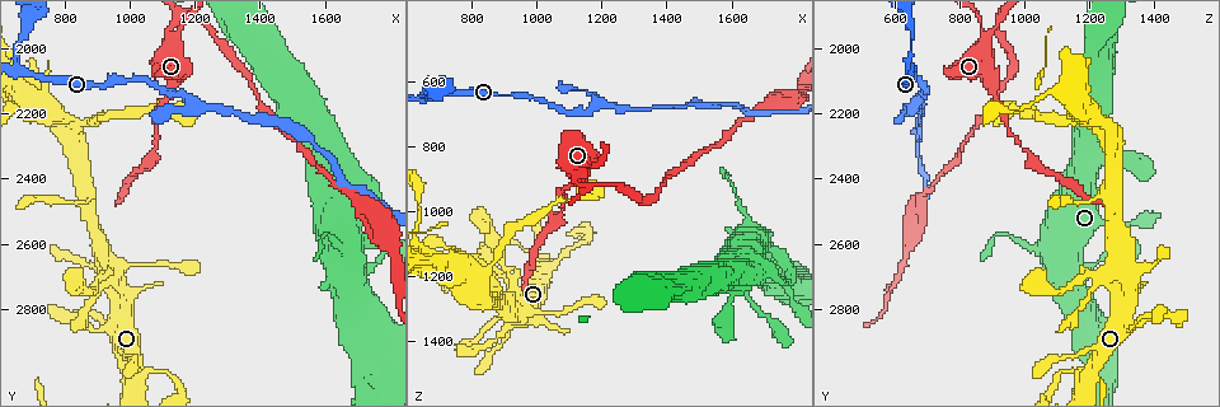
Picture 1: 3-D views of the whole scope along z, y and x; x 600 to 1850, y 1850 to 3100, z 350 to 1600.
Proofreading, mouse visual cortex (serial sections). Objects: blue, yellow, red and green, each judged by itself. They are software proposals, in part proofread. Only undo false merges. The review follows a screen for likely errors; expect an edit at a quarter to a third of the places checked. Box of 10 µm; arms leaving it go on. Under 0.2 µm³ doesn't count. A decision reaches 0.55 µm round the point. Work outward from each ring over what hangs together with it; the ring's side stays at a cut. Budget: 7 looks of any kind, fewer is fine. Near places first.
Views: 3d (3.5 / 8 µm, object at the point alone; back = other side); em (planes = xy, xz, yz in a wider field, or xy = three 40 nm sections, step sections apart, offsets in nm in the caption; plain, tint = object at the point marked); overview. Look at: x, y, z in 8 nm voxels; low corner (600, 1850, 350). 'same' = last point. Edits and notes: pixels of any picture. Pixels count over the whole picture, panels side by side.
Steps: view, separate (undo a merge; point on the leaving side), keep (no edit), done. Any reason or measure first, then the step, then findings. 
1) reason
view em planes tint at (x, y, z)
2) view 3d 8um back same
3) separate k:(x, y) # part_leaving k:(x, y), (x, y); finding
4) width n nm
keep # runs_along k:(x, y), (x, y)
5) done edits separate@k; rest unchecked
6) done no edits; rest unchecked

arms run side by side
view 3d 3.5um at (720, 2070, 650)

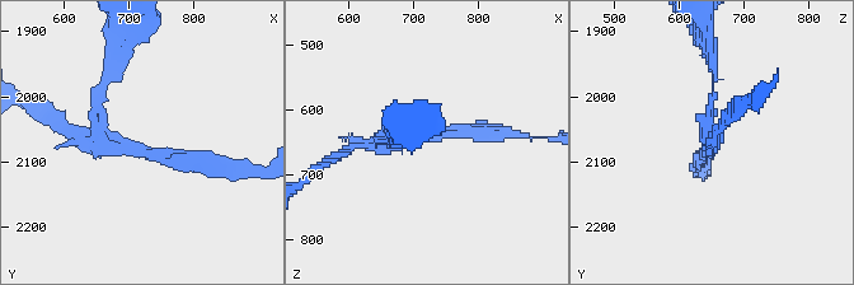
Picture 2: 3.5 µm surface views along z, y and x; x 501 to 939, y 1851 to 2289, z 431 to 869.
arms 3; arm_widths 150, 150, 200 nm; need the tissue
view em xy step 1 tint same

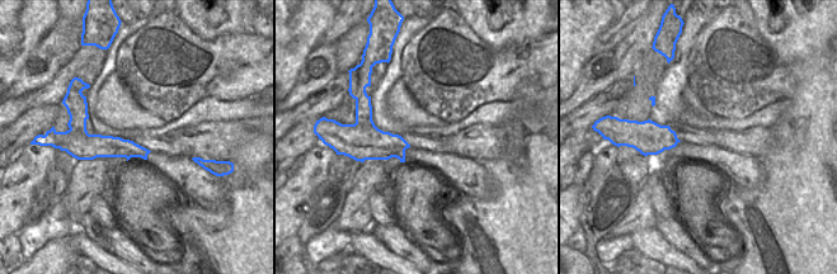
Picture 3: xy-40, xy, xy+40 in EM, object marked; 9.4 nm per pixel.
separate 2:(104, 80) # a second cell is stuck on

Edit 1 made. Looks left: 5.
four arms meet
view 3d 3.5um at (1120, 1940, 900)

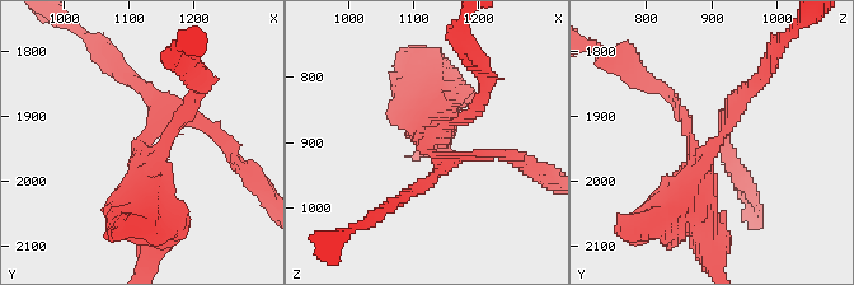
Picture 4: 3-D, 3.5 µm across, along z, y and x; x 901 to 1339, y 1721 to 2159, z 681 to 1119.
arms 4; arm_widths 150, 150, 200, 600 nm; now the EM
view em xy step 1 tint at (1115, 1950, 900)

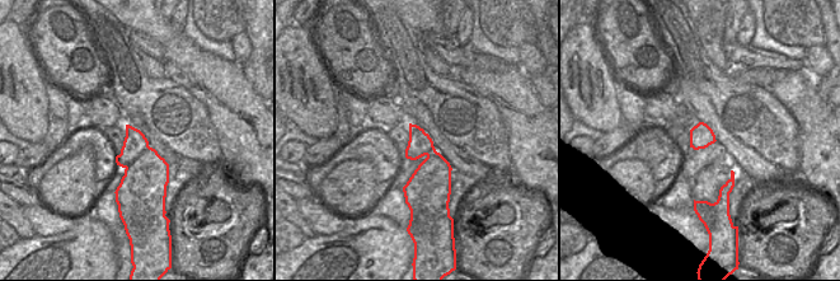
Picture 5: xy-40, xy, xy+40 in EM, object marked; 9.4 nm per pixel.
view em xy step 2 tint same

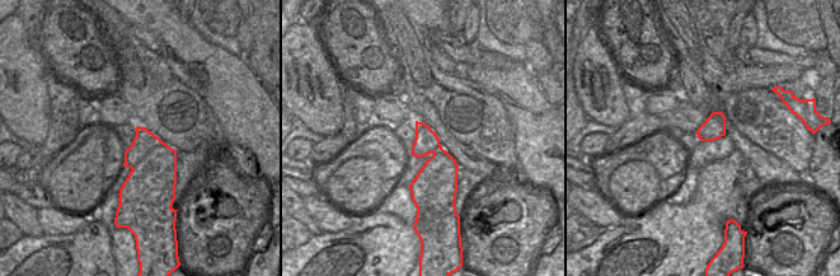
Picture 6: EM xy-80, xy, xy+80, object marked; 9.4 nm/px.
separate 4:(159, 111) # part_leaving 4:(430, 138), (441, 160), (512, 157); a second cell is stuck on

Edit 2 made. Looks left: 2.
done edits separate@2, separate@4; rest unchecked

